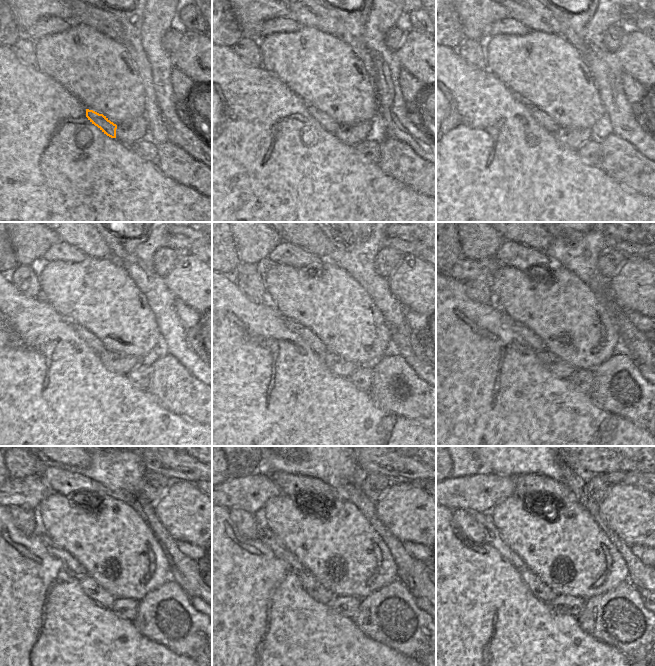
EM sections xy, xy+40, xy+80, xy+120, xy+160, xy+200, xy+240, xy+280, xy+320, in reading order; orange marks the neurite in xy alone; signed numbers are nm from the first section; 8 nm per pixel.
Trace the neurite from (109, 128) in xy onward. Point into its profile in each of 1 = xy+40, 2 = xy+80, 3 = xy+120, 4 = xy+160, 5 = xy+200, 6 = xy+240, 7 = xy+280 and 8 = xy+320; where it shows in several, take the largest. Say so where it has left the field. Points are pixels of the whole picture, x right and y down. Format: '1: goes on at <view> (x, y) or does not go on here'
1: goes on at xy+40 (324, 120)
2: goes on at xy+80 (542, 118)
3: goes on at xy+120 (86, 335)
4: goes on at xy+160 (306, 334)
5: goes on at xy+200 (532, 340)
6: goes on at xy+240 (66, 557)
7: goes on at xy+280 (265, 534)
8: goes on at xy+320 (493, 537)

